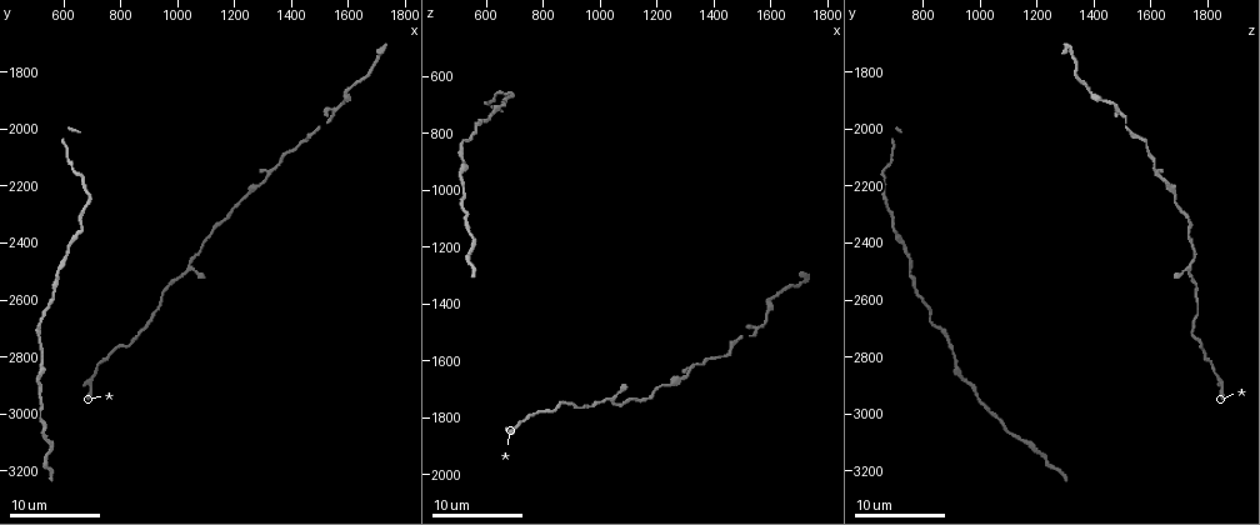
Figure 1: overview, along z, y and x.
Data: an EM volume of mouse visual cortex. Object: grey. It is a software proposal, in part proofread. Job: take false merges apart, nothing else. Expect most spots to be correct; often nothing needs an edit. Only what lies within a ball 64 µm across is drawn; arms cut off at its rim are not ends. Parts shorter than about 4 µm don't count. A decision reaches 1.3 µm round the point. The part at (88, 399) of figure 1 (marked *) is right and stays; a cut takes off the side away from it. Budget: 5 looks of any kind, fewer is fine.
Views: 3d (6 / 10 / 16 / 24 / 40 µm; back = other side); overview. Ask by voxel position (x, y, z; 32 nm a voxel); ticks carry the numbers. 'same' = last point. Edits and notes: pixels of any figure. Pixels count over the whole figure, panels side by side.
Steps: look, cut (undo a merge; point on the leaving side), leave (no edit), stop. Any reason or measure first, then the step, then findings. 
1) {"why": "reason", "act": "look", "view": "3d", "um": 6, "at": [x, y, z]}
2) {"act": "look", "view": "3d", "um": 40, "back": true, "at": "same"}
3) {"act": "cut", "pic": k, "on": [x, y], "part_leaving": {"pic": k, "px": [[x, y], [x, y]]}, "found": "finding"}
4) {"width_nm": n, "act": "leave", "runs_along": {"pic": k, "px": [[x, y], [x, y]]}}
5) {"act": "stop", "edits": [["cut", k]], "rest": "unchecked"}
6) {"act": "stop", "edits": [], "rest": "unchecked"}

{"why": "two arms in line, one across", "act": "look", "view": "3d", "um": 10, "at": [1040, 2460, 1750]}

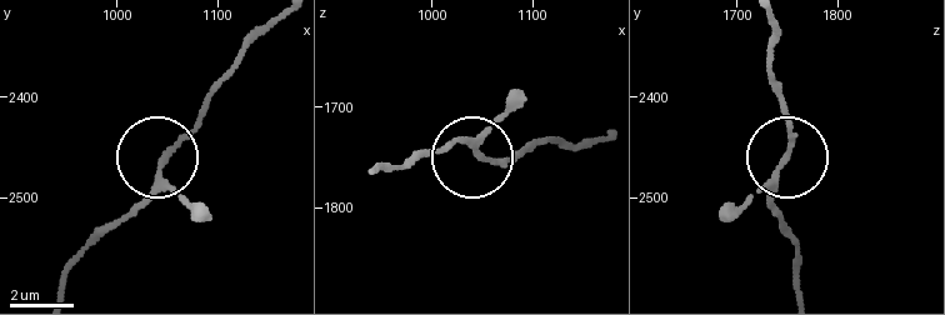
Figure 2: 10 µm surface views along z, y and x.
{"arms": 3, "act": "leave", "runs_along": {"pic": 2, "px": [[800, 294], [795, 249], [776, 205], [788, 158], [781, 95]]}, "found": "continuous, no second cell"}

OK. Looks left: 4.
{"why": "calibre changes", "act": "look", "view": "3d", "um": 10, "at": [1290, 2190, 1660]}

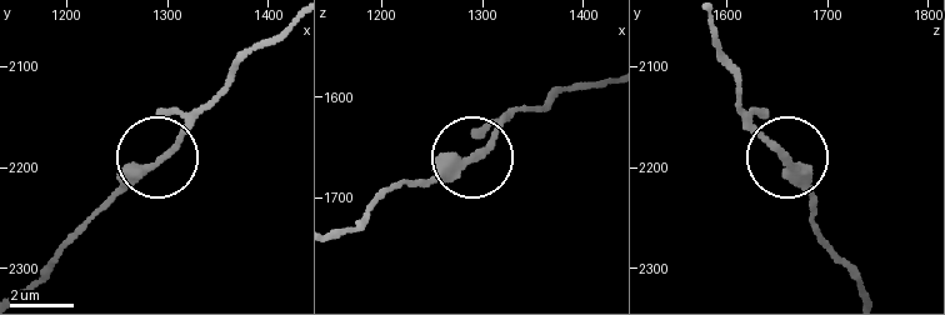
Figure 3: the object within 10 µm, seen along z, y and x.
{"why": "closer look", "act": "look", "view": "3d", "um": 6, "at": [1296, 2190, 1658]}

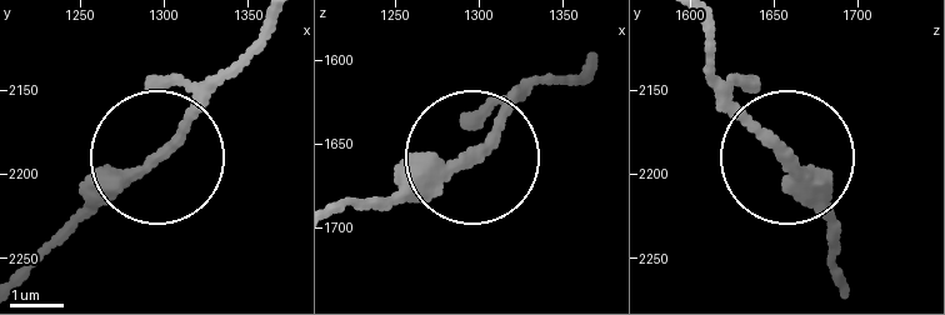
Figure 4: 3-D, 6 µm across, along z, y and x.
{"act": "leave", "runs_along": {"pic": 4, "px": [[344, 209], [439, 186], [528, 88]]}, "found": "continuous, no second cell"}

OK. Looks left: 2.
{"why": "thick turns thin", "act": "look", "view": "3d", "um": 16, "at": [570, 2570, 780]}

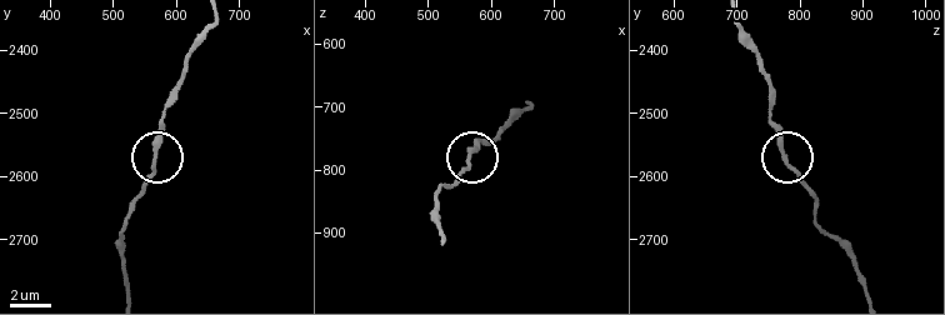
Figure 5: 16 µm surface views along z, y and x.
{"act": "look", "view": "3d", "um": 6, "at": [560, 2580, 785]}

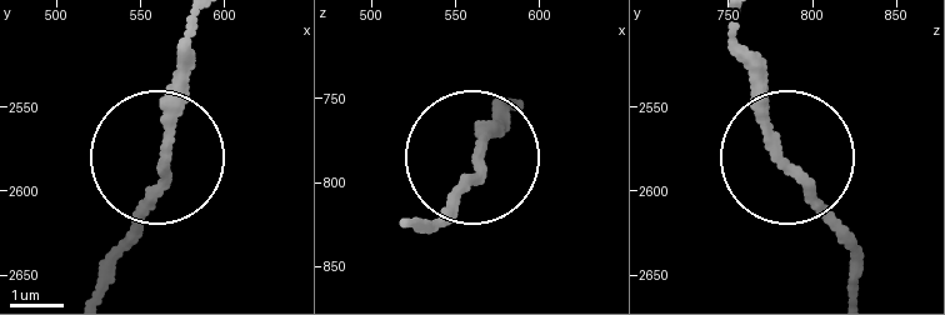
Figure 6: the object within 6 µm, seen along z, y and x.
{"act": "leave", "runs_along": {"pic": 6, "px": [[849, 291], [845, 251], [786, 158], [764, 76], [733, 40]]}, "found": "continuous, no second cell"}

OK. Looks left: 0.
{"act": "stop", "edits": [], "rest": "unchecked"}

